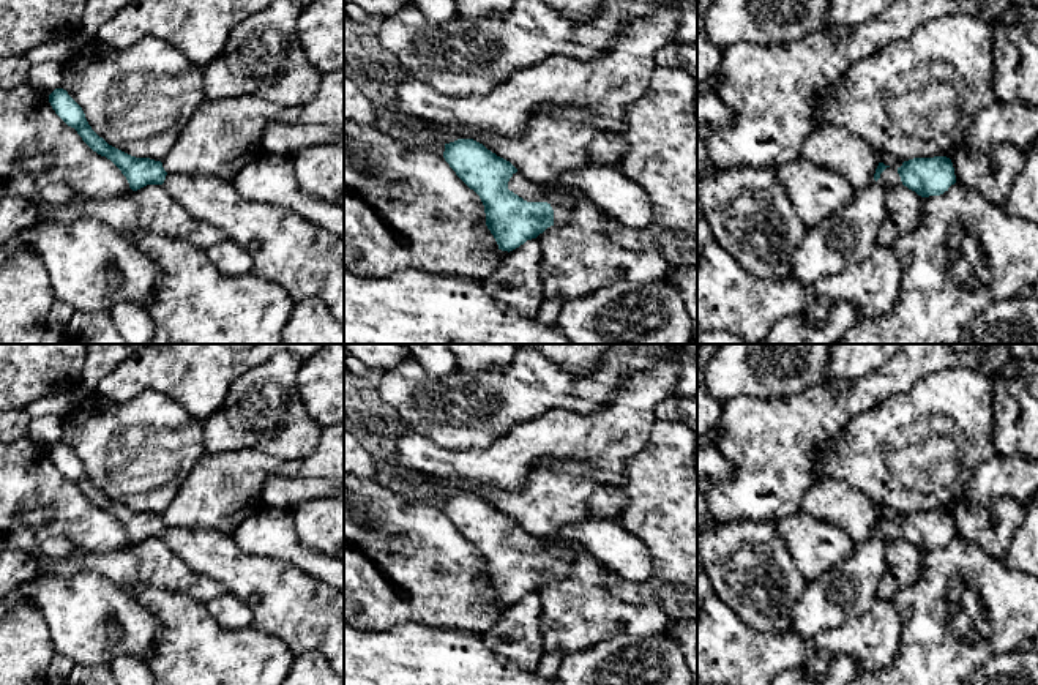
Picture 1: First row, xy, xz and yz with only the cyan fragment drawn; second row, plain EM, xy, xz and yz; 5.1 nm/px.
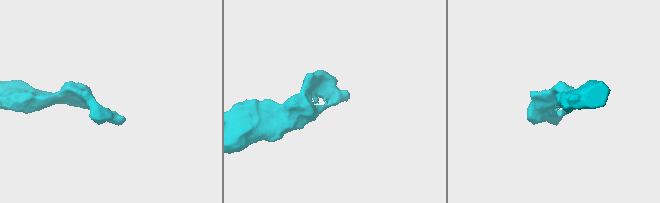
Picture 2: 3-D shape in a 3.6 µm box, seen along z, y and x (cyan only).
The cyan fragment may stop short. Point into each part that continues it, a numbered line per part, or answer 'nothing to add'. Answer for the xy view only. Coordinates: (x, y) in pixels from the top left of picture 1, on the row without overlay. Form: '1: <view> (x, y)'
1: xy (306, 614)

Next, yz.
1: yz (888, 532)

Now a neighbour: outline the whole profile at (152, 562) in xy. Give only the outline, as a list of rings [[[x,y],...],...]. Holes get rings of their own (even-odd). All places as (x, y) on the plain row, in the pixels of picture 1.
[[[147,538],[114,552],[76,551],[68,557],[47,562],[44,573],[71,578],[79,570],[98,573],[129,593],[142,586],[155,586],[188,593],[207,603],[226,592],[224,584],[192,570],[162,538]]]

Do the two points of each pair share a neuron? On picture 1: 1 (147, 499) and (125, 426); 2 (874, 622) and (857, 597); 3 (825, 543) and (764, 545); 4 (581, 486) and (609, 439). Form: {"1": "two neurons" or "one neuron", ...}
{"1": "one neuron", "2": "two neurons", "3": "two neurons", "4": "two neurons"}

